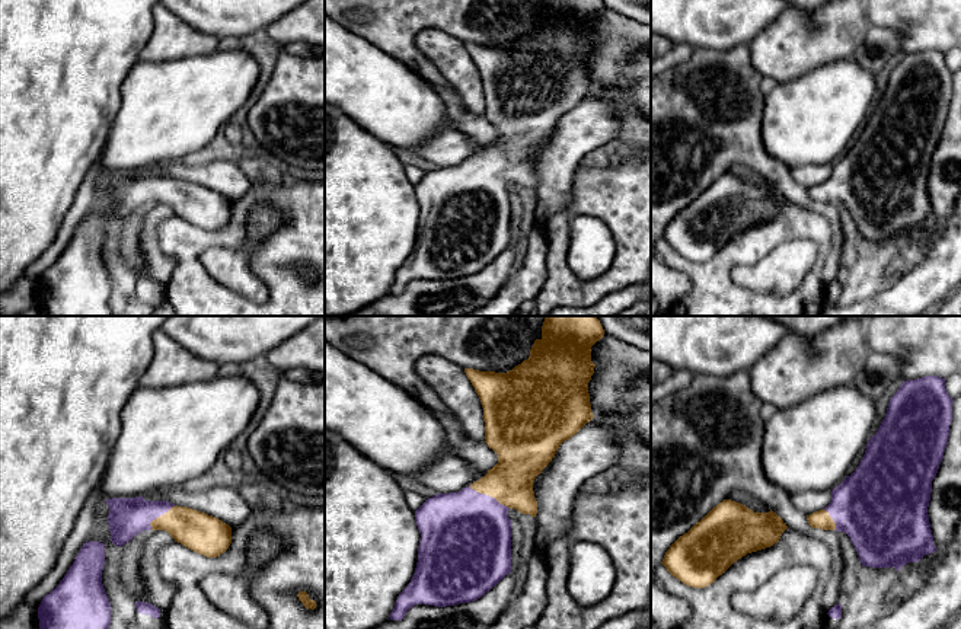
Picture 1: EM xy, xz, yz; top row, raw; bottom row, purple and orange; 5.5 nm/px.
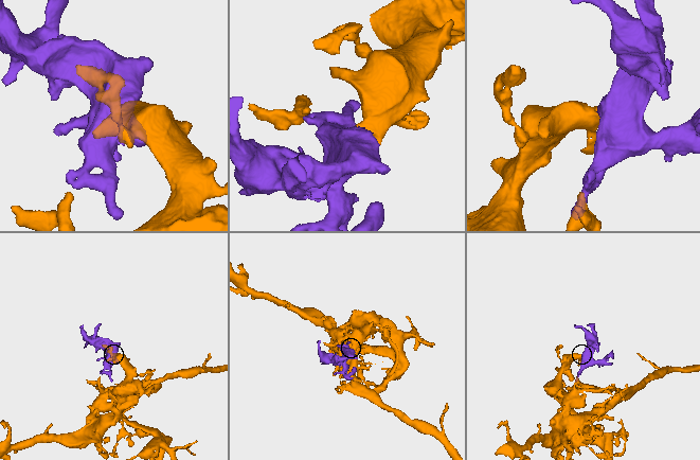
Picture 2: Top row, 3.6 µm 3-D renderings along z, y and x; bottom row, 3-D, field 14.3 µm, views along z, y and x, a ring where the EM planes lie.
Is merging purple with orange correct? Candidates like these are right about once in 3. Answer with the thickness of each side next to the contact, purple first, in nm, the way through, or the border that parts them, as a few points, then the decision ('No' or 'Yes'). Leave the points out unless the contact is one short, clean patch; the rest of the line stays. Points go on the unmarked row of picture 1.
Thickness 480 nm (purple) against 240 nm. Path across: xz (466, 208), (476, 198), (488, 169), (510, 155). Yes

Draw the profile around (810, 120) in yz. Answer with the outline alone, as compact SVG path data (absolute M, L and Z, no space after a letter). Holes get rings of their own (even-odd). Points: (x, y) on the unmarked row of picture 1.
M853 57L778 83L764 98L764 149L791 170L833 165L866 121L875 87L877 74Z

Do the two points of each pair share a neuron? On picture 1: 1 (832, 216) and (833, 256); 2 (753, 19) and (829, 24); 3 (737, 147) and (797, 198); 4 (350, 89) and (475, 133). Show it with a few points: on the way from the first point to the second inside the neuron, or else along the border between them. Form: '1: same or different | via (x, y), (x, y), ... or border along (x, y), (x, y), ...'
1: same | via (836, 226), (836, 246)
2: different | border along (779, 15), (747, 44)
3: same | via (753, 156), (784, 182)
4: different | border along (437, 93), (446, 117), (455, 127)

